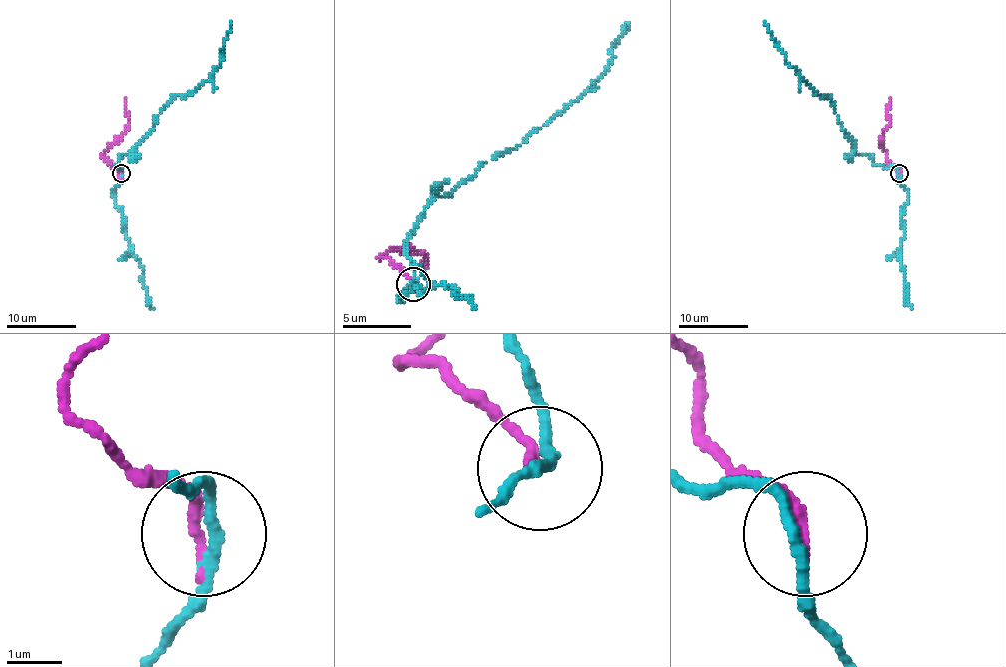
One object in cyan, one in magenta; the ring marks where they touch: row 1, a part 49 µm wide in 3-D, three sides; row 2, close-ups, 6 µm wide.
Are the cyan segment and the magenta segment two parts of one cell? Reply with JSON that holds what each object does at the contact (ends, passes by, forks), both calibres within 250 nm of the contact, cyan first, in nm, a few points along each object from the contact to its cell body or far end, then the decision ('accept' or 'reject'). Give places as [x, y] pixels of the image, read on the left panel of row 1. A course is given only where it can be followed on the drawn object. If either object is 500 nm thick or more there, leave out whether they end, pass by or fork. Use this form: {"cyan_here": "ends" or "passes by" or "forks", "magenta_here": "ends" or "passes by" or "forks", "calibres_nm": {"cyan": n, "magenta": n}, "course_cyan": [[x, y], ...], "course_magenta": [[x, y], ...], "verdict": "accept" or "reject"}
{"cyan_here": "passes by", "magenta_here": "ends", "calibres_nm": {"cyan": 190, "magenta": 240}, "course_cyan": [[121, 173], [117, 164], [123, 155], [151, 130], [174, 97], [189, 94], [212, 74], [221, 60], [231, 22]], "course_magenta": [[121, 173], [103, 157], [126, 130], [126, 99]], "verdict": "reject"}

